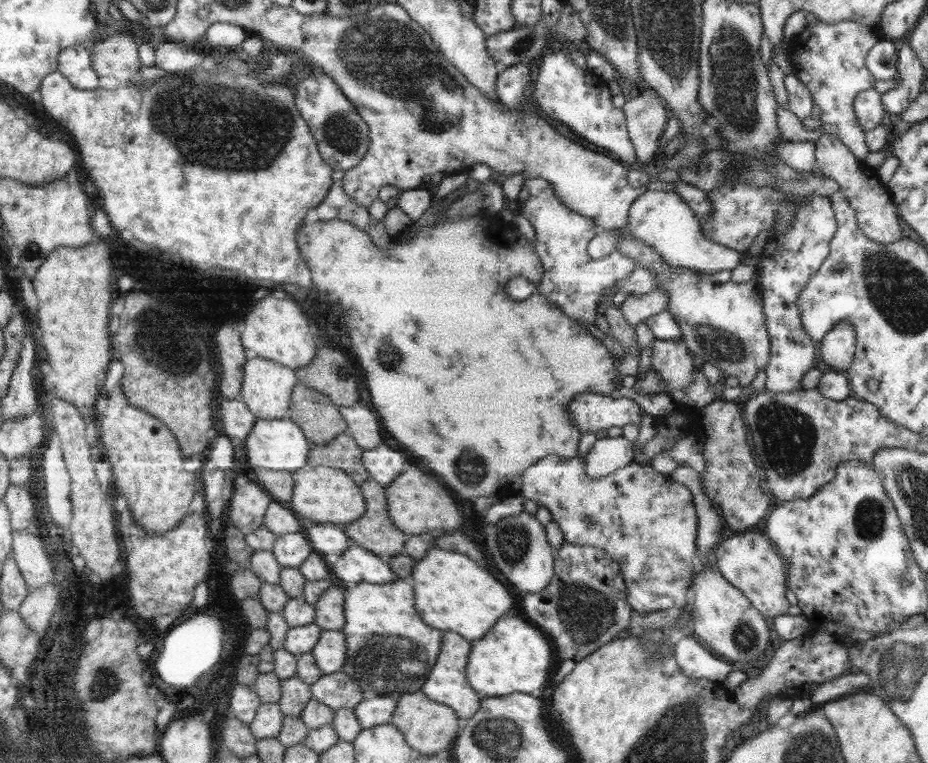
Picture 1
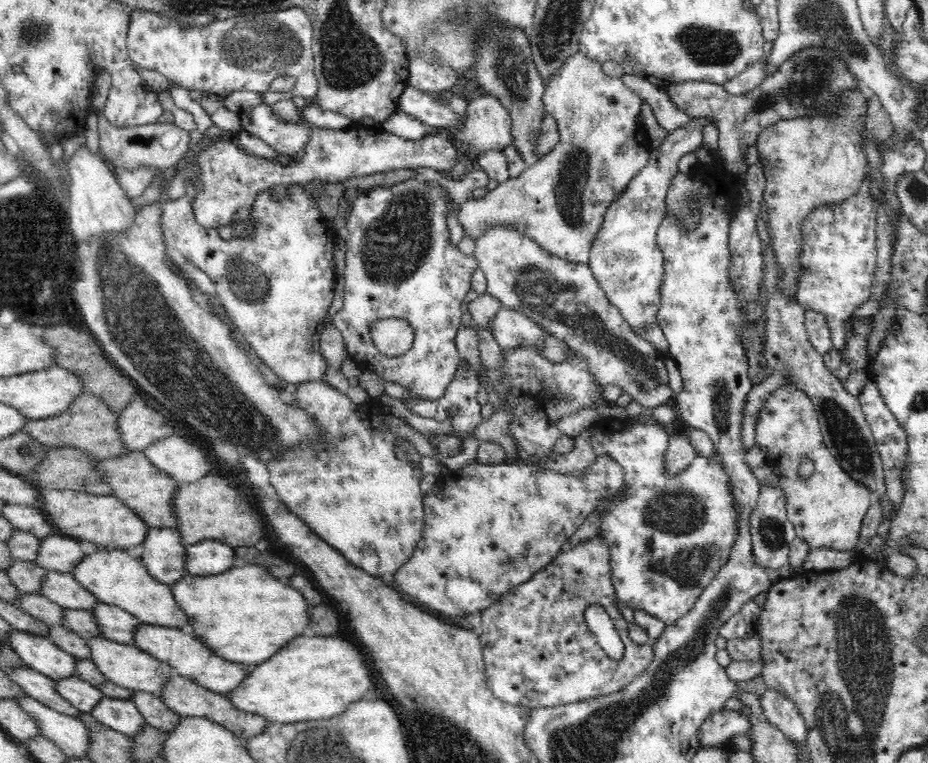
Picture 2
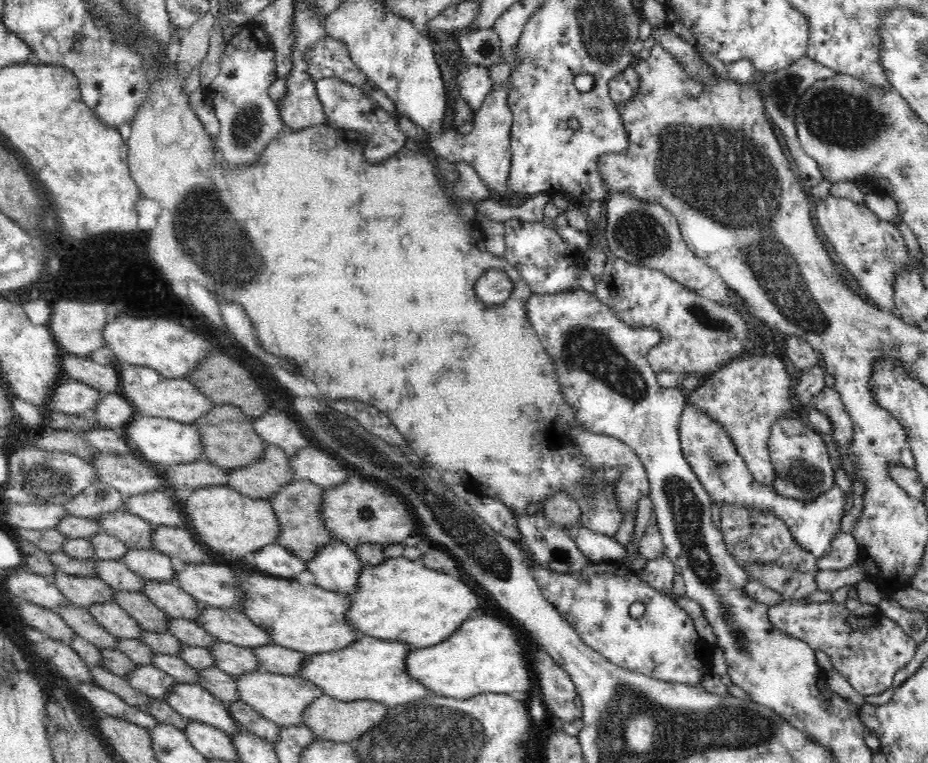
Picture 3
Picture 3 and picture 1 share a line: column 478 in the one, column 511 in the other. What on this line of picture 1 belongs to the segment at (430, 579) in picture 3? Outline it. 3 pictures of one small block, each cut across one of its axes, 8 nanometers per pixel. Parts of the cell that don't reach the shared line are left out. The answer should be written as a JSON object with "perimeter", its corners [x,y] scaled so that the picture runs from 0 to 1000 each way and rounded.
{"perimeter":[[[472,717],[462,718],[459,726],[446,738],[442,761],[448,782],[448,803],[453,805],[455,814],[475,827],[492,828],[506,840],[519,836],[545,802],[553,797],[554,784],[545,768],[539,764],[526,744],[522,747],[513,742],[511,734],[494,723],[483,723]]]}

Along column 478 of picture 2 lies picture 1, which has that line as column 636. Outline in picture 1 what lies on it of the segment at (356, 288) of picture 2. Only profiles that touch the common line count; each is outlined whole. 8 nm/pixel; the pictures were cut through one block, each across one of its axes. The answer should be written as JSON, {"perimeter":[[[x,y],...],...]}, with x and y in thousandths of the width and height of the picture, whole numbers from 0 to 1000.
{"perimeter":[[[585,233],[567,235],[556,262],[564,280],[577,299],[577,329],[585,346],[585,363],[581,372],[570,370],[565,362],[554,362],[547,367],[543,383],[552,393],[565,393],[573,384],[587,388],[599,397],[620,423],[629,433],[634,426],[642,426],[642,409],[651,394],[657,398],[666,383],[665,370],[675,364],[686,349],[684,341],[672,336],[665,326],[648,339],[638,339],[631,330],[637,313],[647,303],[643,294],[607,269],[599,257],[595,242]]]}

